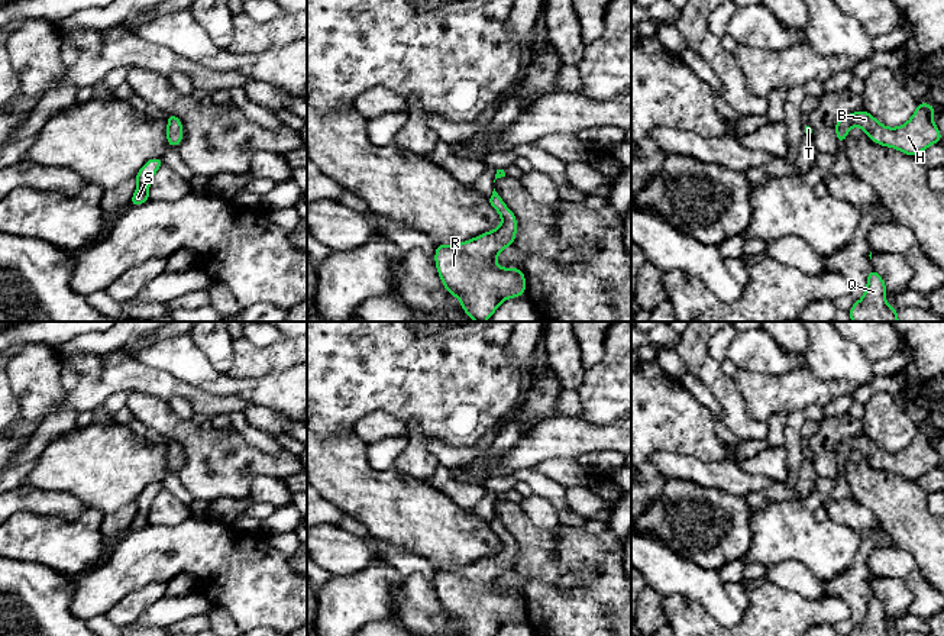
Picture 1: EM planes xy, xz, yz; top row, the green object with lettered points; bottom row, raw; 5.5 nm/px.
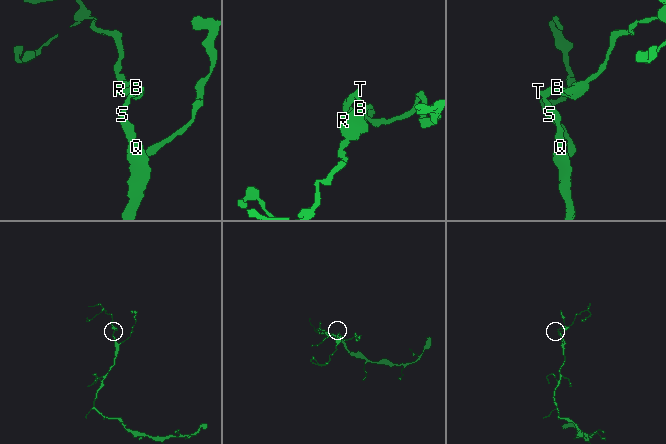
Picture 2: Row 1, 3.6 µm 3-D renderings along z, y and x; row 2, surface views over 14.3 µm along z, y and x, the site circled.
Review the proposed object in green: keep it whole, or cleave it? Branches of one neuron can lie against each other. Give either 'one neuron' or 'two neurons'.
one neuron

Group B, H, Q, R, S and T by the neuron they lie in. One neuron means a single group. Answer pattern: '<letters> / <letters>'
B H Q R S T

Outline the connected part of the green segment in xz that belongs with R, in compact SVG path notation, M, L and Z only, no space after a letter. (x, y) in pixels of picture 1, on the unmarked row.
M495 513L488 526L500 537L502 548L495 555L458 569L439 568L434 579L443 610L460 624L463 636L495 636L504 624L526 619L524 597L495 588L500 577L514 569L515 539Z

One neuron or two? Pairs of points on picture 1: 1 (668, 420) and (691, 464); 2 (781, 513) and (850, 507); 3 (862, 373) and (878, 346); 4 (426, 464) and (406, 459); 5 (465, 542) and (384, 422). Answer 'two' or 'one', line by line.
1: two
2: two
3: two
4: one
5: two

